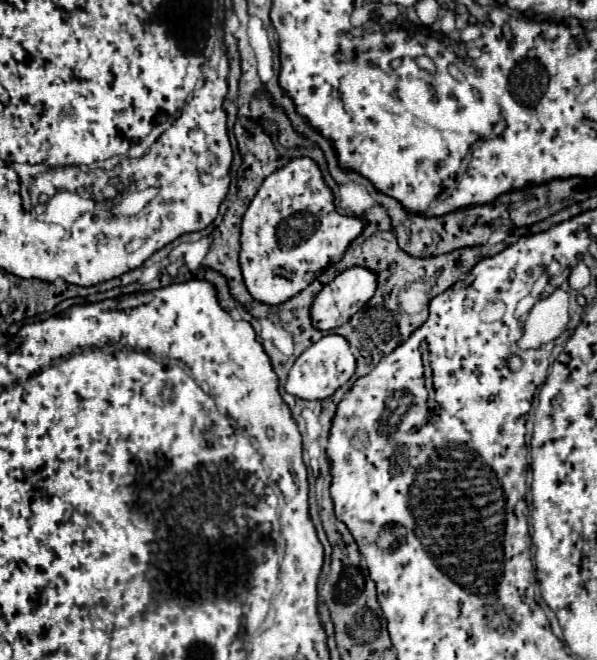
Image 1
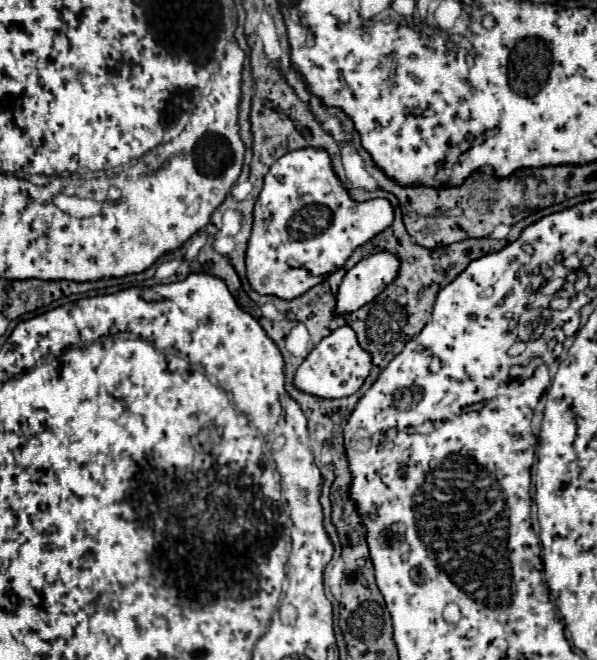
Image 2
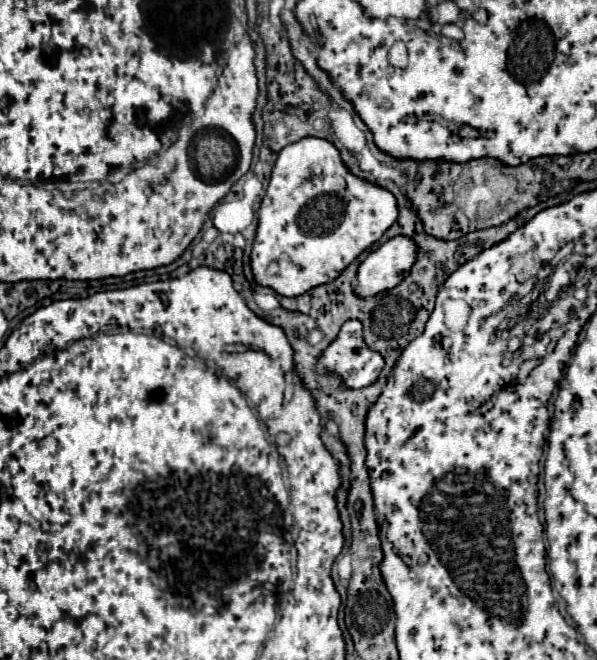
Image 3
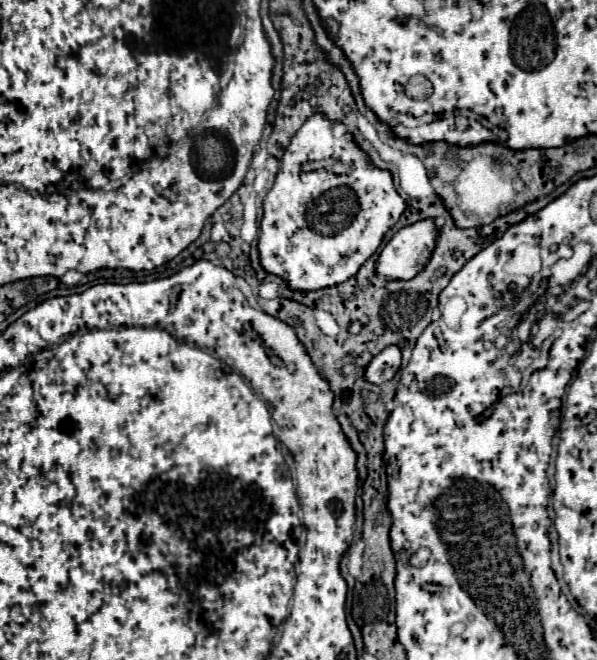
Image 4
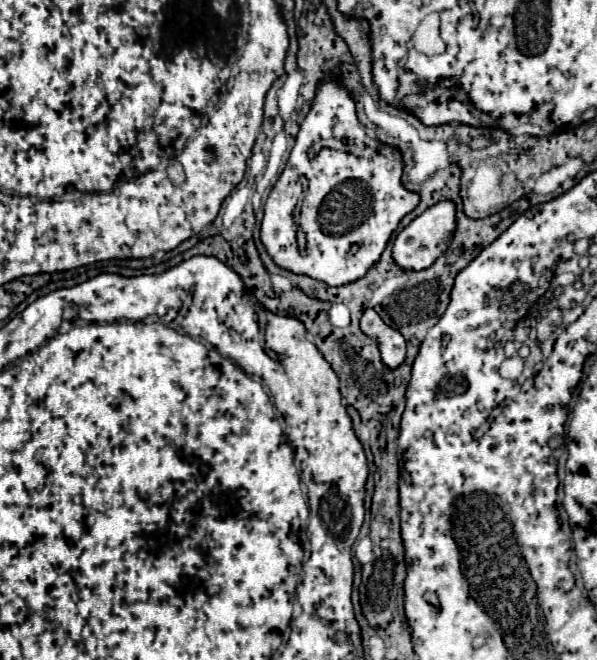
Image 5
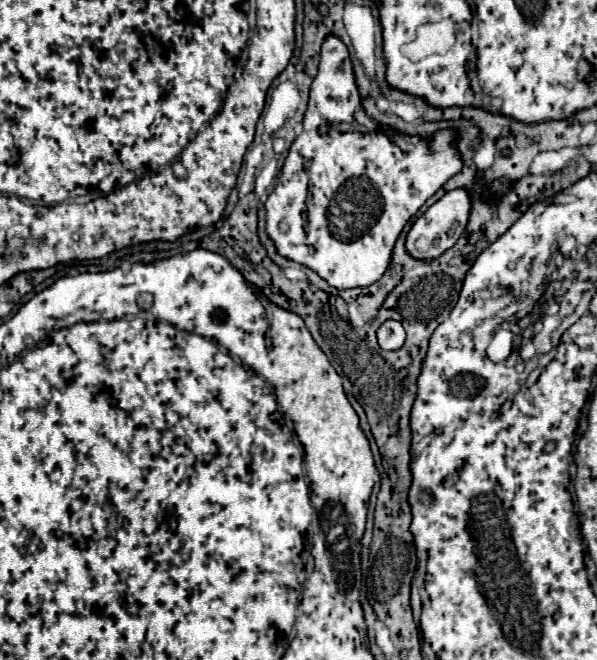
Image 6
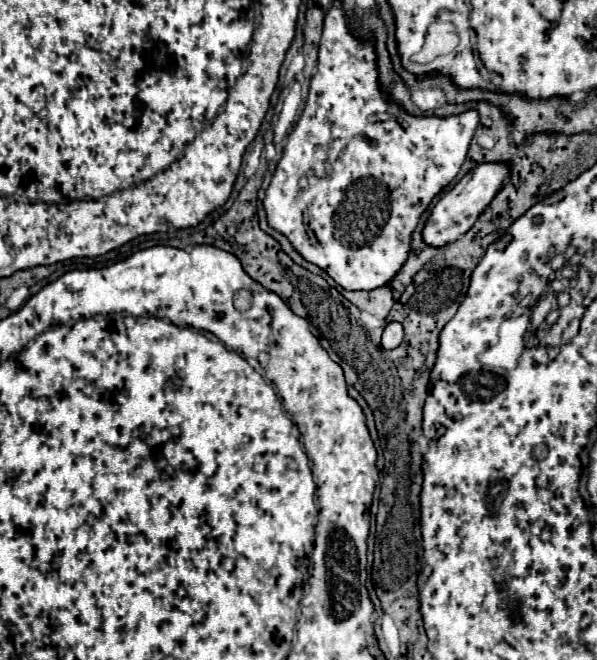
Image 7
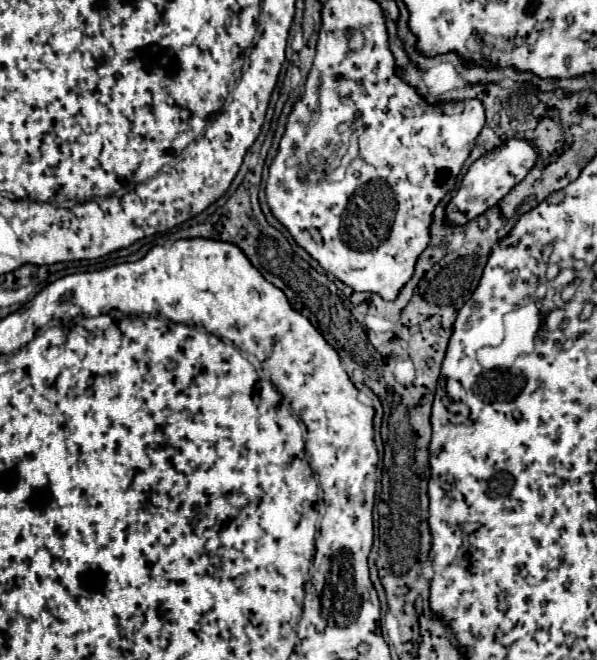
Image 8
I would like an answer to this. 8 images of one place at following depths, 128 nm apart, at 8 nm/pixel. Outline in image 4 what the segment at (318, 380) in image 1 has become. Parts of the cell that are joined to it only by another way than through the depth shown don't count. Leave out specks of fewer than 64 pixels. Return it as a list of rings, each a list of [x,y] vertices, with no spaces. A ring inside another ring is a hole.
[[[396,344],[386,346],[384,352],[380,352],[380,356],[376,356],[368,364],[368,380],[372,380],[372,384],[384,384],[392,380],[400,368],[400,362],[402,362],[400,348]]]

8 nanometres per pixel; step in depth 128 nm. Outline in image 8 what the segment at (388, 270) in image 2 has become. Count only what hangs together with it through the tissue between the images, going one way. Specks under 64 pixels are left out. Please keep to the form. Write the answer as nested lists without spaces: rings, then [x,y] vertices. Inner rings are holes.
[[[526,138],[506,140],[492,152],[486,152],[466,172],[460,190],[456,192],[456,196],[450,200],[450,204],[446,208],[446,222],[468,224],[476,216],[484,214],[488,208],[492,208],[496,202],[500,202],[516,184],[520,184],[526,178],[526,174],[534,168],[536,160],[538,160],[538,152],[536,152],[534,144]]]

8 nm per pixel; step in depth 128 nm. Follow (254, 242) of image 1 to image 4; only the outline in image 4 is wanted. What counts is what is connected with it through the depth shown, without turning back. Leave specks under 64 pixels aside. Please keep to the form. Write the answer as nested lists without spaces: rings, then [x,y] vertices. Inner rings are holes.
[[[326,116],[308,118],[294,134],[276,176],[272,190],[264,200],[264,218],[260,222],[260,262],[266,272],[284,278],[290,290],[318,290],[346,282],[378,250],[384,234],[398,222],[406,210],[406,200],[396,192],[392,172],[376,168],[370,156],[354,142],[354,134],[334,136],[338,122]]]

